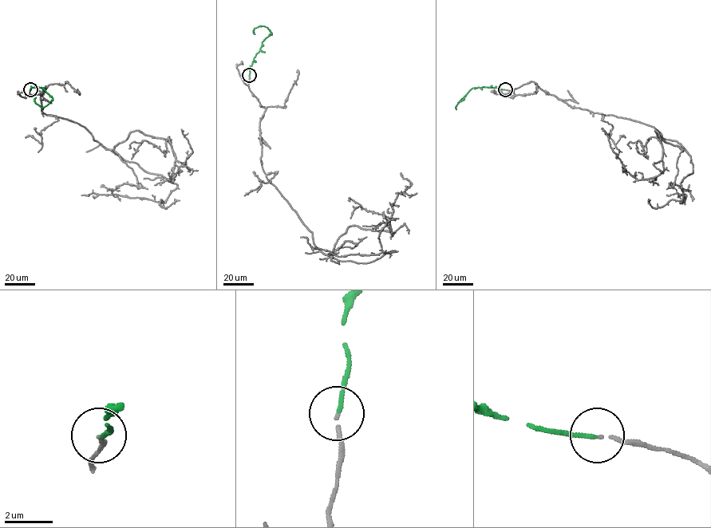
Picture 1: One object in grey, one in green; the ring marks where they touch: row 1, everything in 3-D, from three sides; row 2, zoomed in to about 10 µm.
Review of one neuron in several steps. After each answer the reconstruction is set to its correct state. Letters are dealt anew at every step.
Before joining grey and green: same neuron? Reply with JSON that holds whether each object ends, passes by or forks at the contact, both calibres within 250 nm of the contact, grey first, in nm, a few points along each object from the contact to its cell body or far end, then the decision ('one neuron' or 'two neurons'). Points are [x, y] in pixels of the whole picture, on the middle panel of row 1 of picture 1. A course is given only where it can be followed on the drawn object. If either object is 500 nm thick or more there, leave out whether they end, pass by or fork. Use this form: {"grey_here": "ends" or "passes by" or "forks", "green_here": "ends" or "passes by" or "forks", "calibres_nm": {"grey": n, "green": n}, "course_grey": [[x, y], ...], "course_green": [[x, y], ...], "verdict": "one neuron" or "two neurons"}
{"grey_here": "ends", "green_here": "ends", "calibres_nm": {"grey": 110, "green": 140}, "course_grey": [[249, 75], [266, 110], [263, 172], [324, 254], [350, 226], [394, 232], [392, 206], [411, 184], [400, 173]], "course_green": [[249, 75], [250, 68], [262, 42], [271, 33], [266, 27], [260, 25], [254, 29], [254, 34]], "verdict": "one neuron"}

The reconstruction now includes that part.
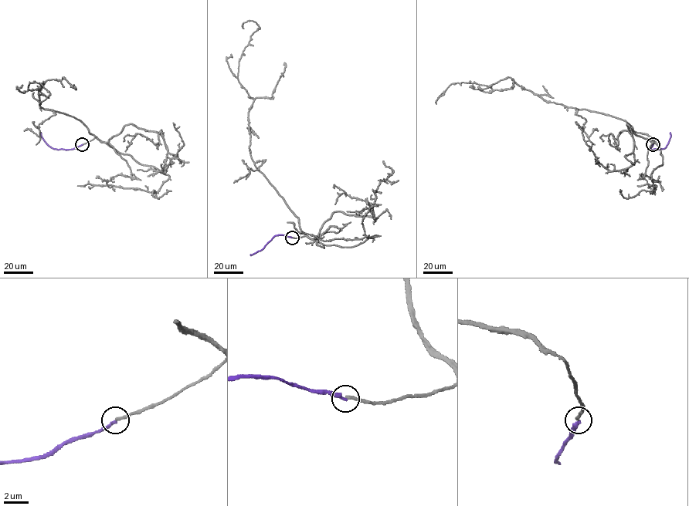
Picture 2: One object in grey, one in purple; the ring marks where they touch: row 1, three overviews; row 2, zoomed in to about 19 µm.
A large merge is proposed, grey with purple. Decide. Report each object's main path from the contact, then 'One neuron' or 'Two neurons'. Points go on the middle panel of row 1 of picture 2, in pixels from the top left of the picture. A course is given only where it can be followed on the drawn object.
Course of grey: (291, 237), (305, 235), (299, 218), (250, 153), (254, 99), (237, 74), (259, 27), (249, 20), (243, 28). Course of purple: (291, 237), (276, 235), (263, 248), (250, 254). Two neurons

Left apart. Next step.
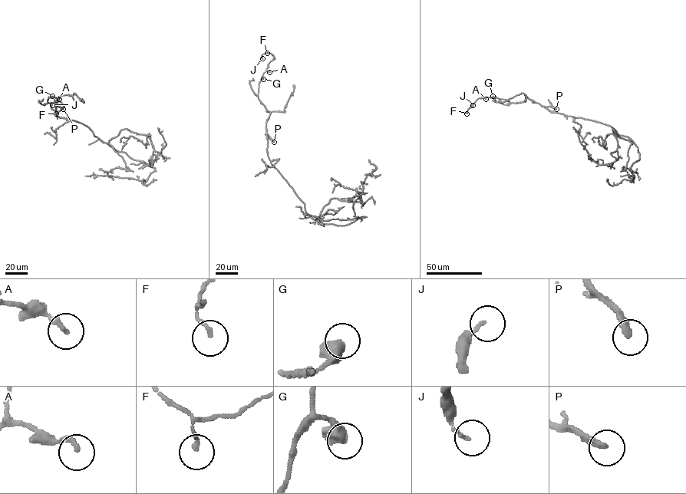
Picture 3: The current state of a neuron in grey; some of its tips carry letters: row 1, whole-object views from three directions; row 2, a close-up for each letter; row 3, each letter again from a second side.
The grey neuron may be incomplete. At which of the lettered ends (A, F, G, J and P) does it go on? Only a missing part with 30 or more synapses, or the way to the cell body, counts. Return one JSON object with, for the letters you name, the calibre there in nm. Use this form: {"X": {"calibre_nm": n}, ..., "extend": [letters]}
{"P": {"calibre_nm": 300}, "extend": ["P"]}

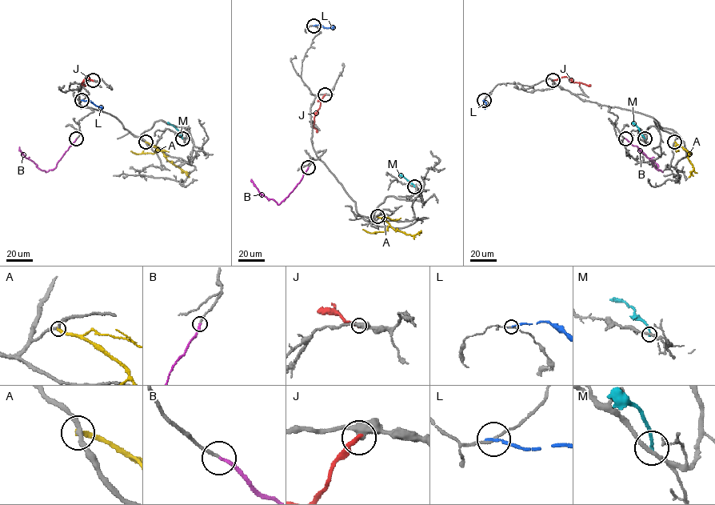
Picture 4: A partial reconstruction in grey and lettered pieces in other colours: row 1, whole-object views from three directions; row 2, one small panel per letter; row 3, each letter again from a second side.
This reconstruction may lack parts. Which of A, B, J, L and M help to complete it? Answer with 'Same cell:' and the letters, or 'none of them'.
Same cell: B

